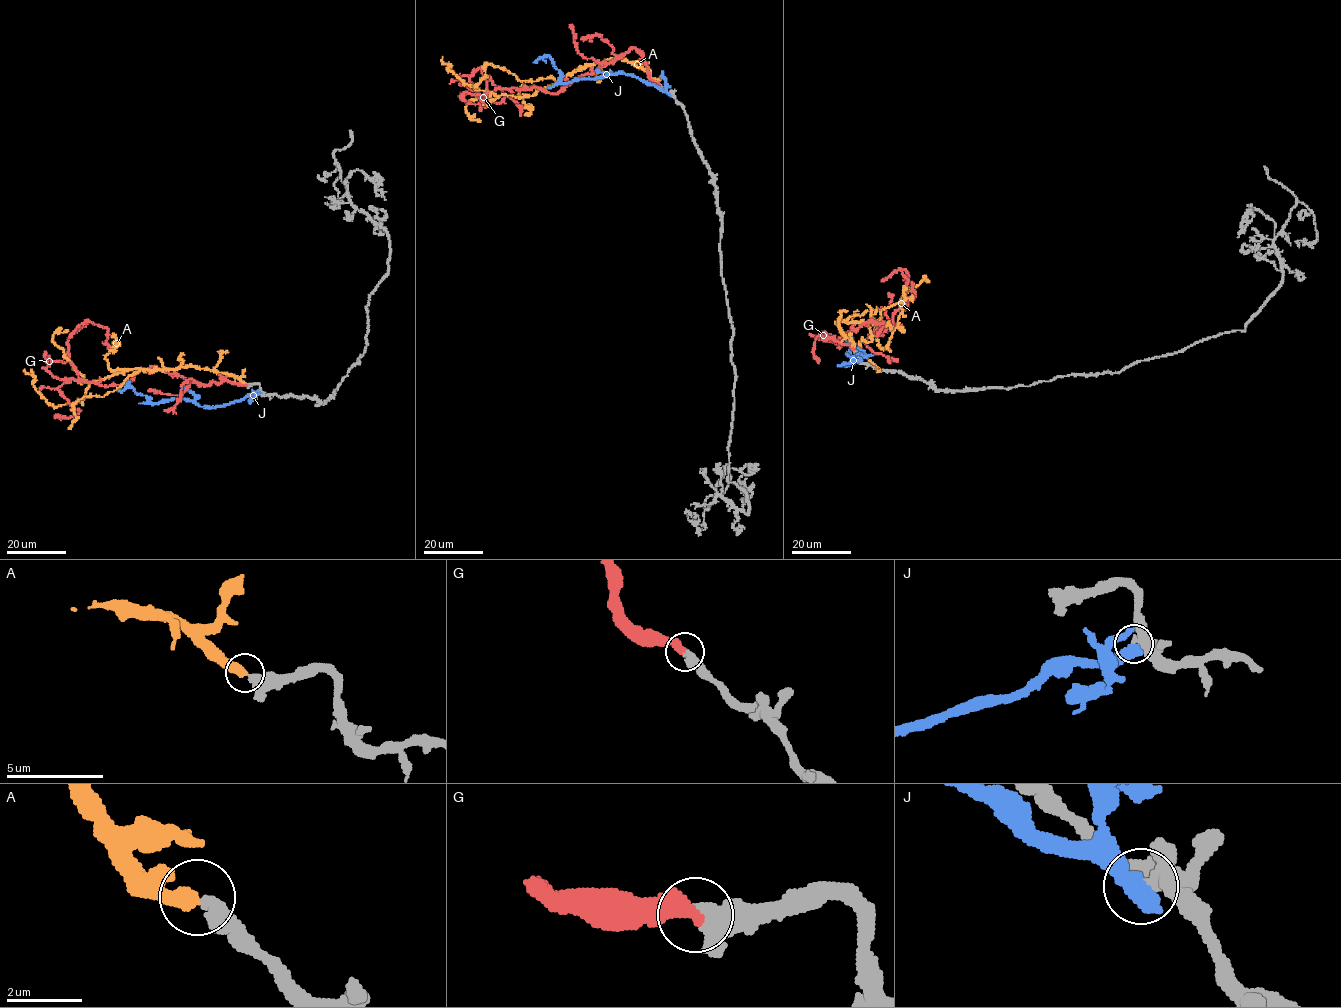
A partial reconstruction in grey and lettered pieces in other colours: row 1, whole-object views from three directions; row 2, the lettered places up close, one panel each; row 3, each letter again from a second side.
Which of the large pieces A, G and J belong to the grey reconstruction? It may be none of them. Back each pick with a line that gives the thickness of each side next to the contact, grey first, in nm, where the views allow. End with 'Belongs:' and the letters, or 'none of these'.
G: 480 nm thick on the grey side, 440 nm on the other
Belongs: G

